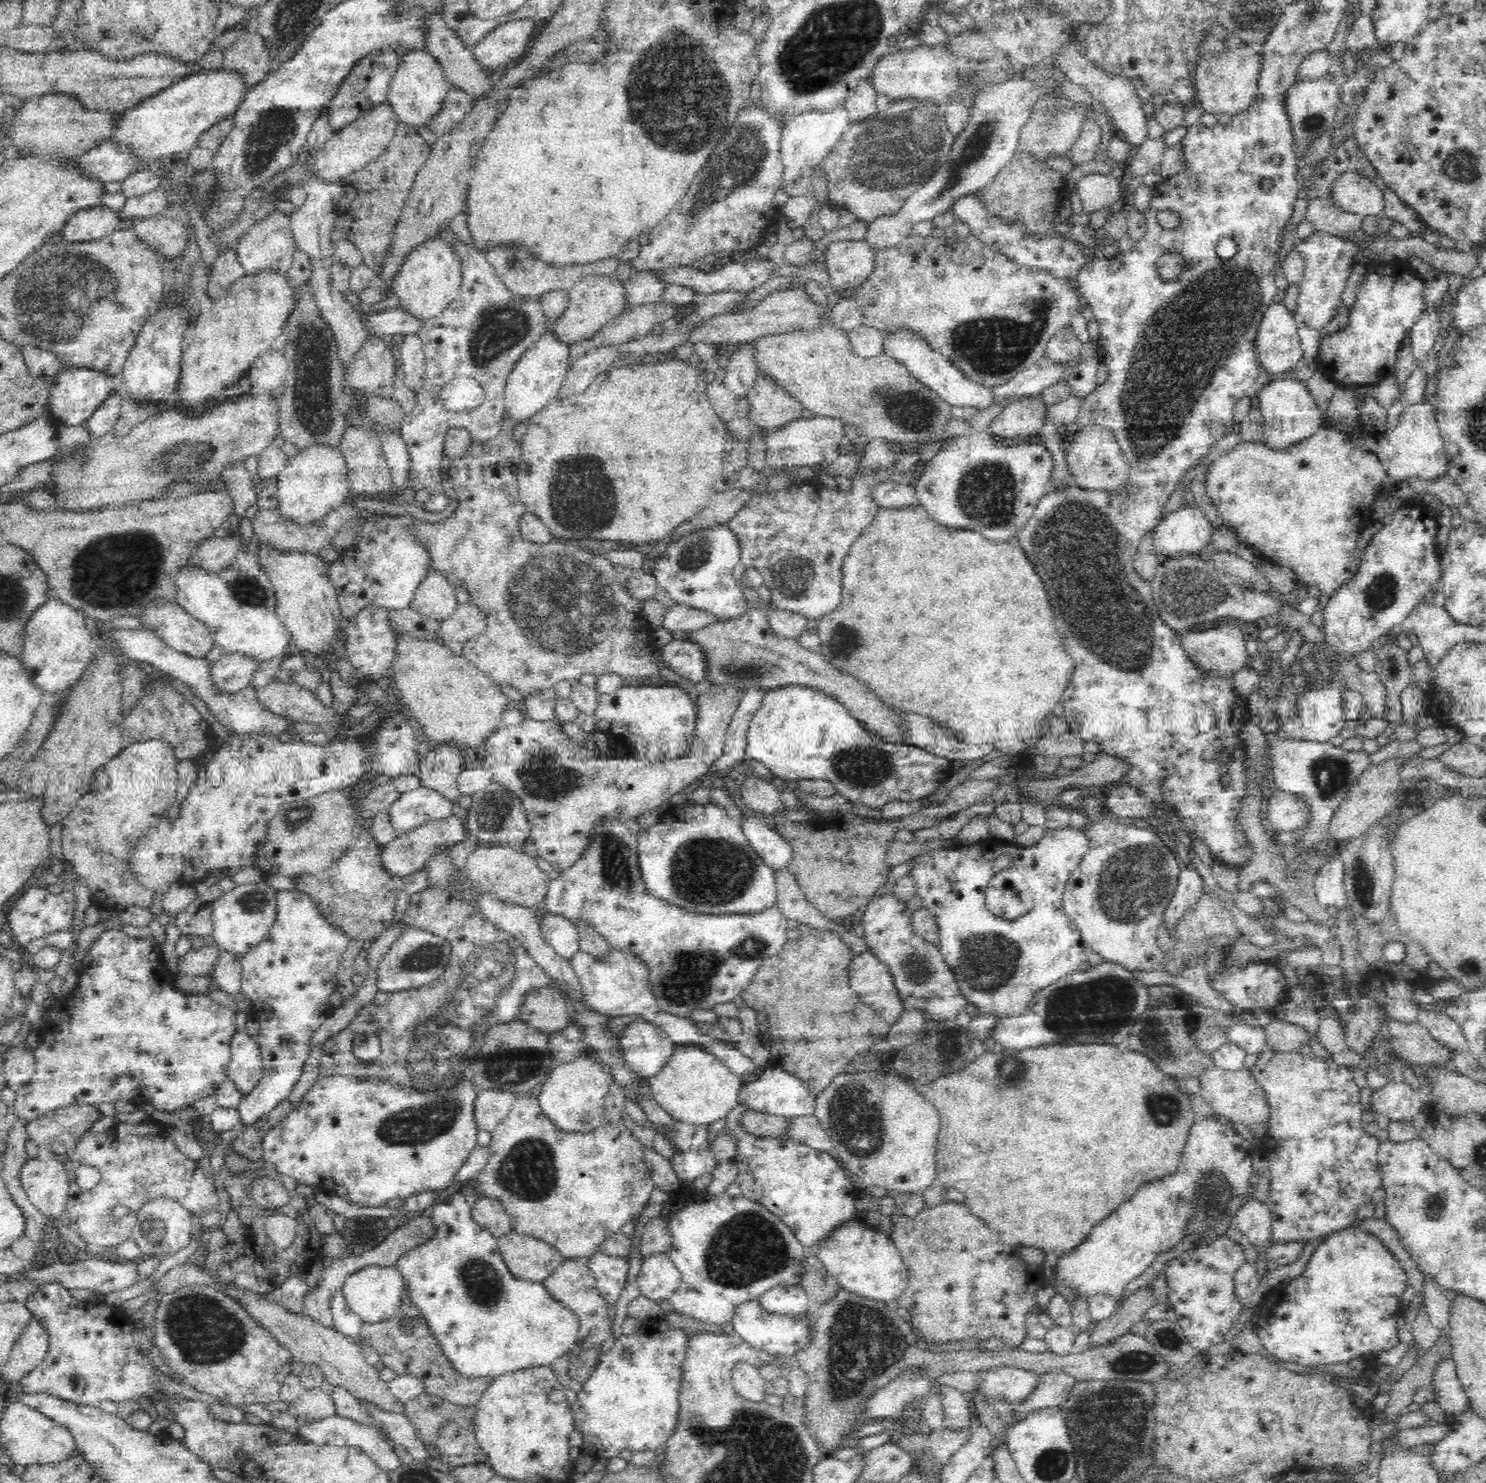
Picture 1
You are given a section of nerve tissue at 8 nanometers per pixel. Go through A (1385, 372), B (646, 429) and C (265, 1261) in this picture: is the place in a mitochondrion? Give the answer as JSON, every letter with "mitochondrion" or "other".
{"A":"other","B":"other","C":"other"}

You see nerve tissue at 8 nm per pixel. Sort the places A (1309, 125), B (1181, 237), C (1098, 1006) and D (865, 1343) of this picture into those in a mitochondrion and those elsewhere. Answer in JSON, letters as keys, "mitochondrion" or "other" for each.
{"A":"mitochondrion","B":"other","C":"mitochondrion","D":"mitochondrion"}

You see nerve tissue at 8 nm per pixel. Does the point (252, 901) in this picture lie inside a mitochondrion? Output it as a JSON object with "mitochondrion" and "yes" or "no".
{"mitochondrion":"yes"}

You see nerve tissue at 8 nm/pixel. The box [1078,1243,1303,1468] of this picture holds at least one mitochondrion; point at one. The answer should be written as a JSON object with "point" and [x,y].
{"point":[1133,1364]}

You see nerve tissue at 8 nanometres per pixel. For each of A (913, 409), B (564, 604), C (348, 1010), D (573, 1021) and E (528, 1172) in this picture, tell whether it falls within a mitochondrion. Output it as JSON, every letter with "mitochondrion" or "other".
{"A":"mitochondrion","B":"mitochondrion","C":"other","D":"other","E":"mitochondrion"}

